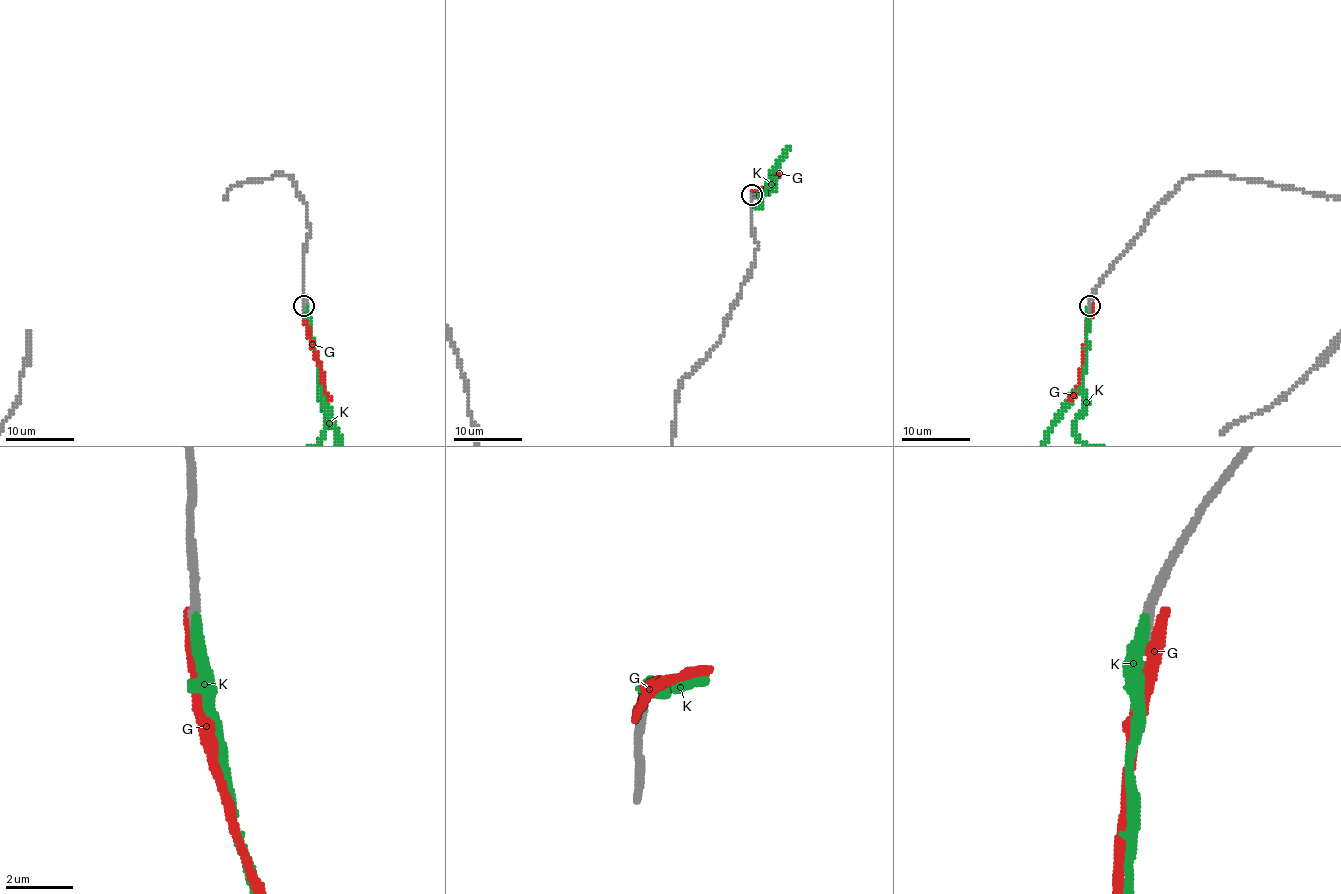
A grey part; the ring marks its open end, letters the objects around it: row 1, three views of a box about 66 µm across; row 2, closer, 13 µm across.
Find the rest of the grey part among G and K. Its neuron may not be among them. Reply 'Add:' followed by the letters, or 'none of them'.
Add: K

